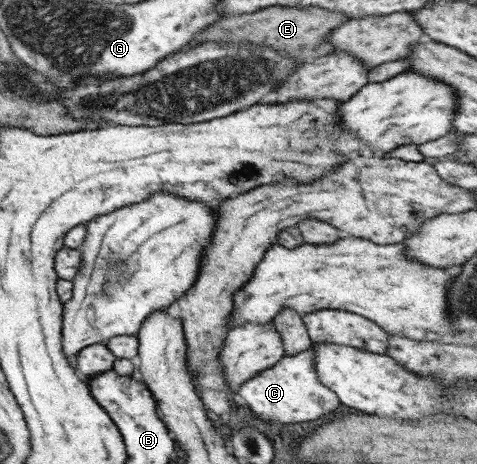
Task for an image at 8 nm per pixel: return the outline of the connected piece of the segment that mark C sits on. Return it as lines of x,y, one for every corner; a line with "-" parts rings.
306,347
298,355
284,356
270,369
260,371
252,379
246,379
238,391
238,398
262,421
272,425
286,425
314,421
325,413
330,413
342,404
338,395
320,383
314,369
314,347

